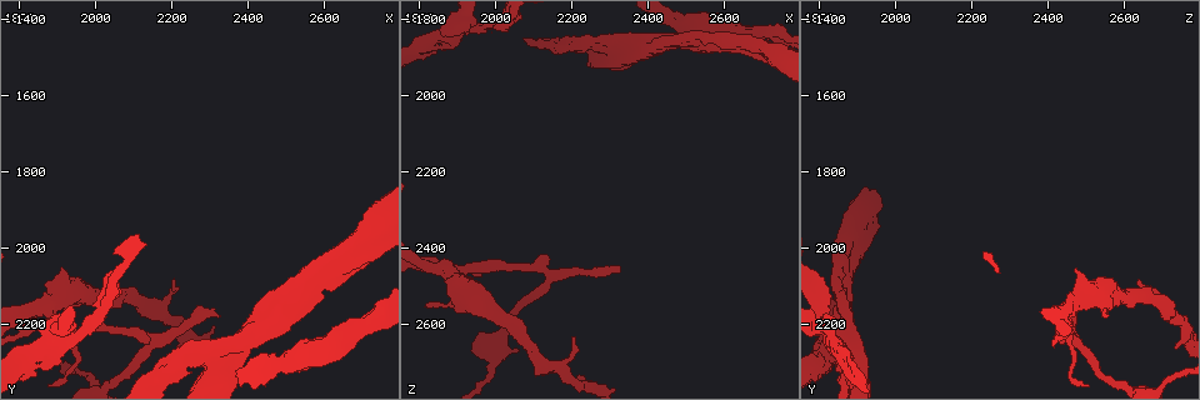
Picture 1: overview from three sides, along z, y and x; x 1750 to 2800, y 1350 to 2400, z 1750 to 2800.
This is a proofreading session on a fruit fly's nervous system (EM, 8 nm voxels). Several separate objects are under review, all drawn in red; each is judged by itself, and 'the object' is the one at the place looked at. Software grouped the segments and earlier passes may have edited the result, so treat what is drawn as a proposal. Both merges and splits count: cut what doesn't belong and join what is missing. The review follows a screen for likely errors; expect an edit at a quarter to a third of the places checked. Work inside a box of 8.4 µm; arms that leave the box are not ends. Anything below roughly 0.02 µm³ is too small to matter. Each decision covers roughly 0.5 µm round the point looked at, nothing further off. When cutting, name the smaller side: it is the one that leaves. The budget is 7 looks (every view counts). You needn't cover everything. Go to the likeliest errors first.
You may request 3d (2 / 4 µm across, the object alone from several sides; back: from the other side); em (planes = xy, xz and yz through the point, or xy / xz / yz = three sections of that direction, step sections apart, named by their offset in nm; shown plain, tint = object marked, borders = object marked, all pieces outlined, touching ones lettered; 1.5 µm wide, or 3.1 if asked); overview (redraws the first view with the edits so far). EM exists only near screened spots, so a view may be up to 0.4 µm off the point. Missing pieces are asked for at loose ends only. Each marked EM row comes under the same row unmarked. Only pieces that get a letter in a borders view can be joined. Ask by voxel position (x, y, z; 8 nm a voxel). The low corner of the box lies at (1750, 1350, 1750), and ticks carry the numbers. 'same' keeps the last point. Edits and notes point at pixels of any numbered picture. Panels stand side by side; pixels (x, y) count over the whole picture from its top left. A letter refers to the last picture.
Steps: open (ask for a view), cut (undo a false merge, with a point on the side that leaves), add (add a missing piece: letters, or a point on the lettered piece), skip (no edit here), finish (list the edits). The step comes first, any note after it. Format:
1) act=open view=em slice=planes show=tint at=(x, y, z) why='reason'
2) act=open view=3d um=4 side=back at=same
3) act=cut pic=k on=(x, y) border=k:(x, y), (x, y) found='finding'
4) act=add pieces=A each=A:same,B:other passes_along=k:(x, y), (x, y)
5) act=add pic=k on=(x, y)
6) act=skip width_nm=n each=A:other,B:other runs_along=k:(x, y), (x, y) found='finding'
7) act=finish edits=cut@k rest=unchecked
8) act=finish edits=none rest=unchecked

act=open view=em slice=xz step=8 show=borders at=(2325, 2180, 2455) why='branch stops here'

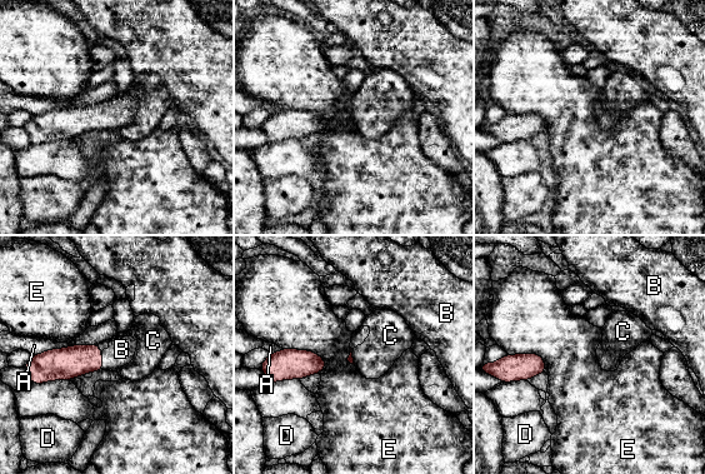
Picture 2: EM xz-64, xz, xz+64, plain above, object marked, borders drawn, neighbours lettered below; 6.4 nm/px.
act=open view=em slice=planes show=borders at=same

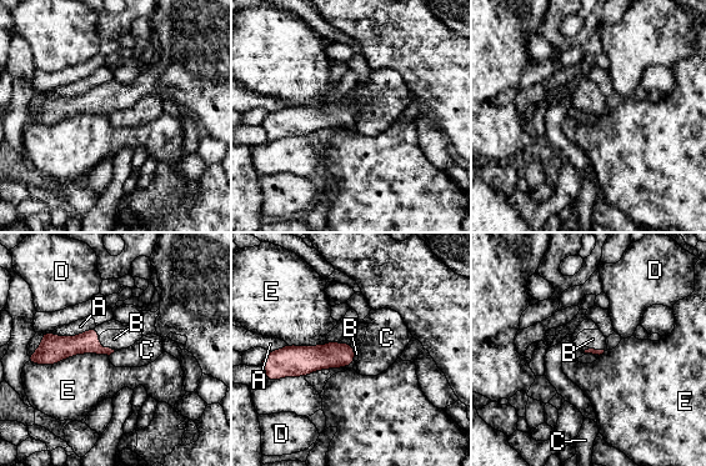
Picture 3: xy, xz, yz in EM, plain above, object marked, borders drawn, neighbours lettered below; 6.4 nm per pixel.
act=add pieces=B each=A:other,B:same,C:other,D:other,E:other passes_along=3:(592, 351), (597, 350), (592, 339) found='the neuron continues'

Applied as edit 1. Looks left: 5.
act=open view=overview

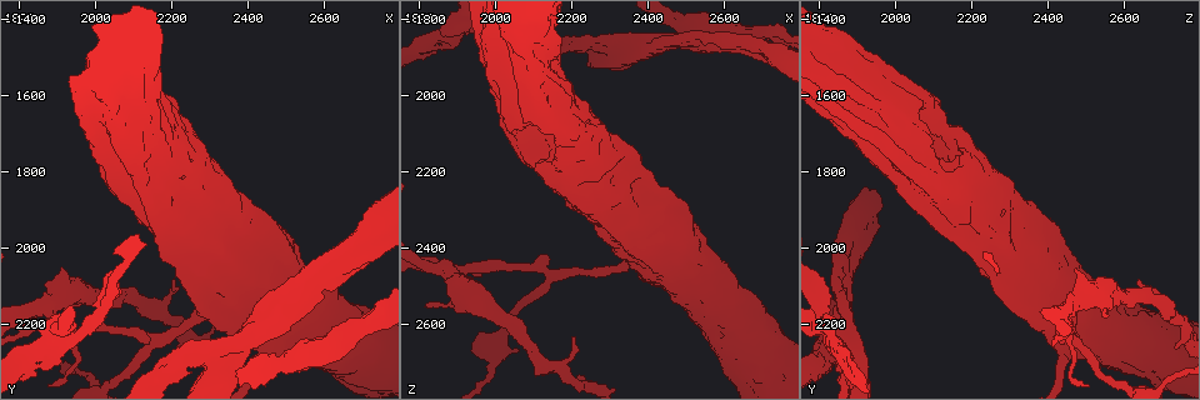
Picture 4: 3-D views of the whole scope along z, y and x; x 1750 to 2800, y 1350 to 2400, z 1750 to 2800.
act=open view=em slice=xz step=8 show=tint at=(2465, 2180, 1860) why='sudden change in width'

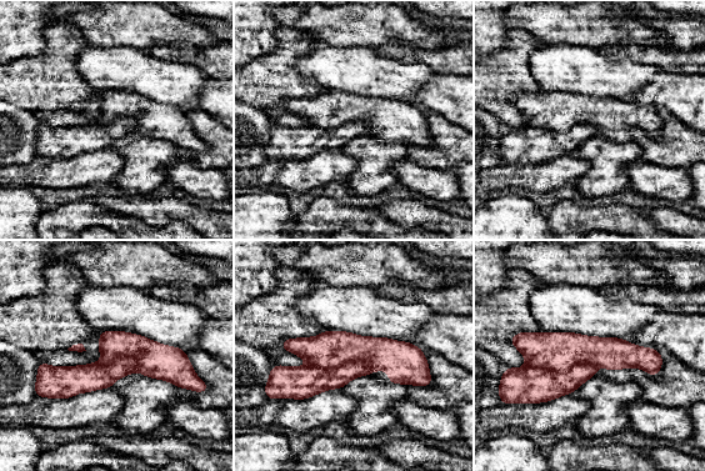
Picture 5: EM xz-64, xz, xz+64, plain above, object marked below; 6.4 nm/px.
act=open view=em slice=planes show=tint at=same

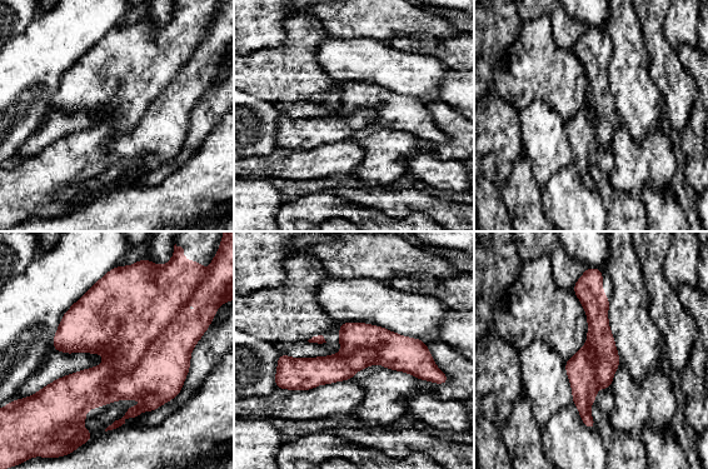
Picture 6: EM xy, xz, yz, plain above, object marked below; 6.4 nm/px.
act=open view=em slice=planes show=borders at=same

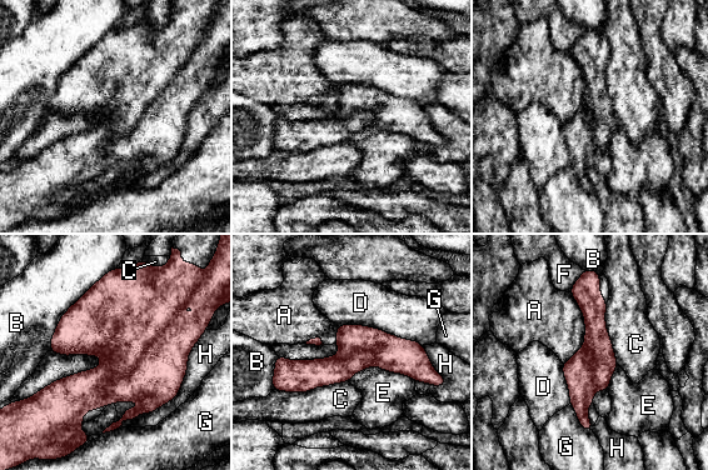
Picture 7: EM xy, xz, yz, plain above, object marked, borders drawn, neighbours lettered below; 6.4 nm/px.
act=cut pic=7 on=(156, 378) width_nm=280 each=A:other,B:other,C:other,D:other,E:other,F:other,G:other,H:other part_leaving=7:(180, 315), (130, 386), (53, 393) found='a second neuron is stuck on'

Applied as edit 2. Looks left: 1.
act=finish edits=add@3,cut@7 rest=unchecked

